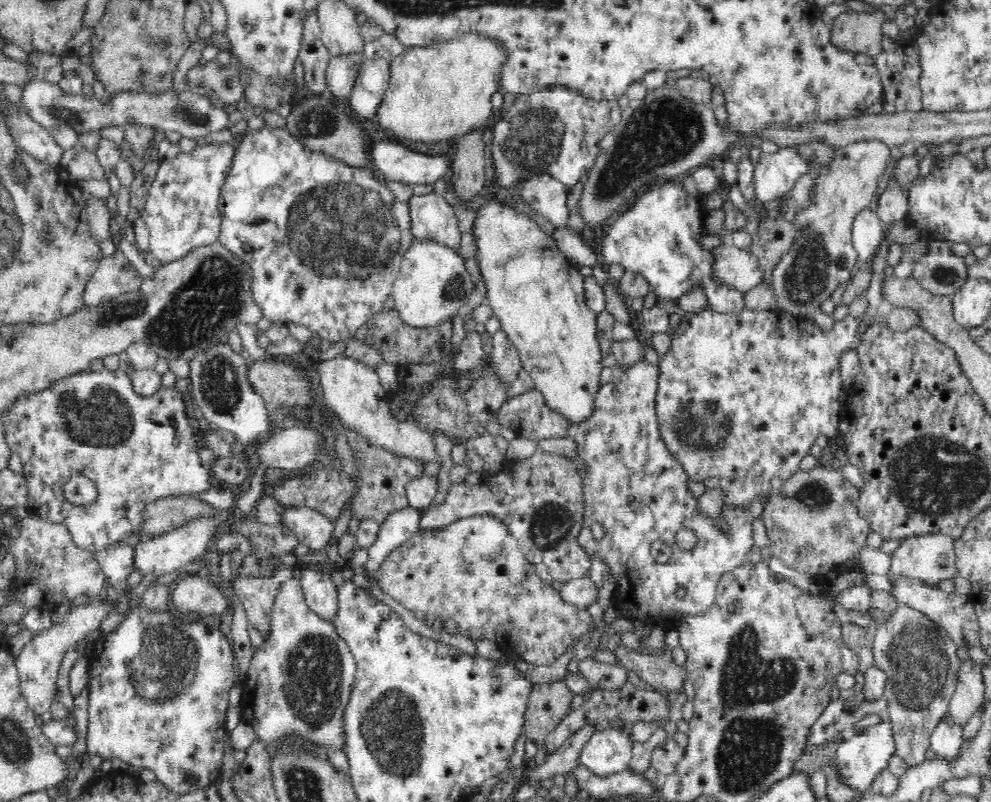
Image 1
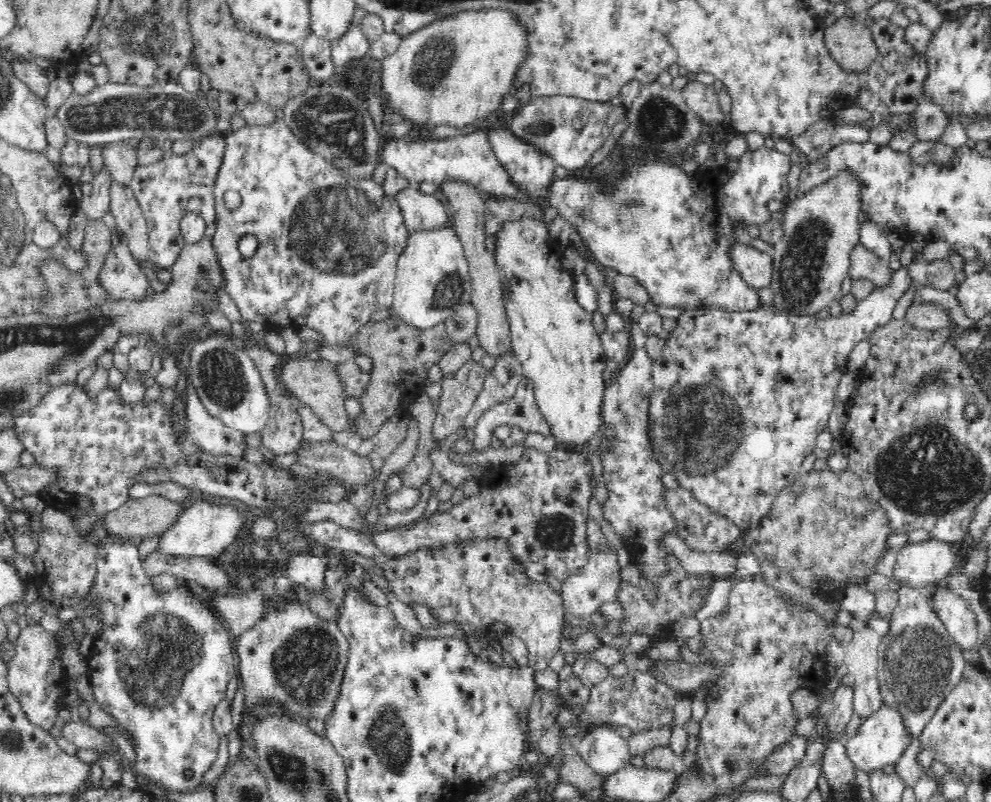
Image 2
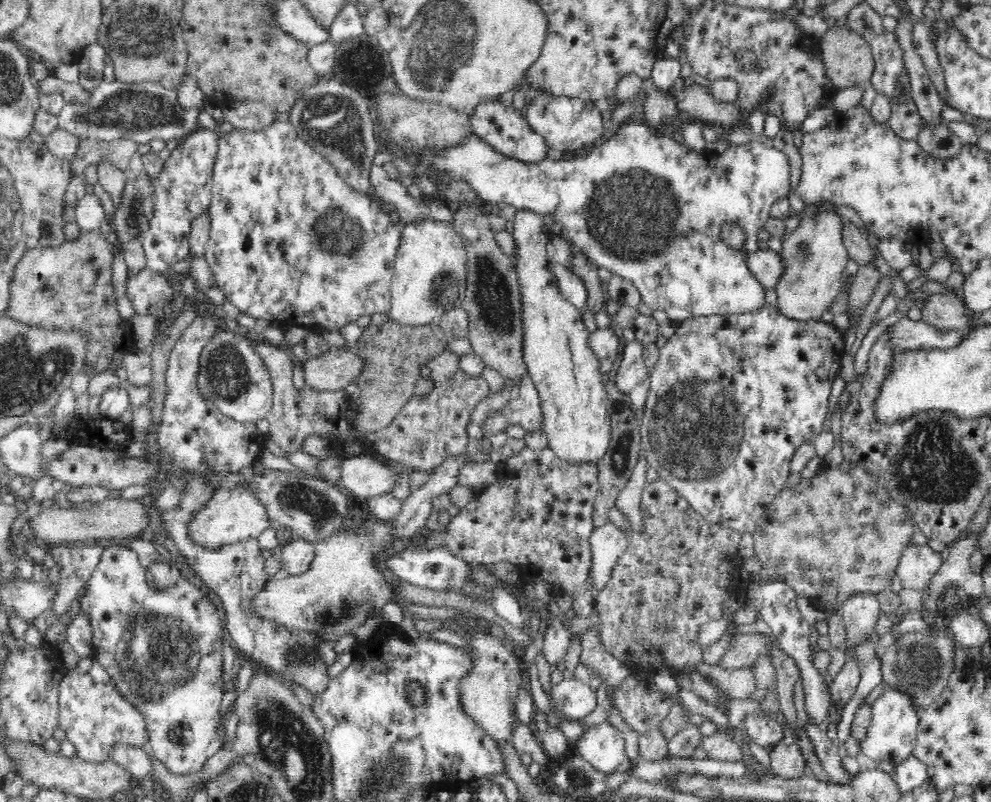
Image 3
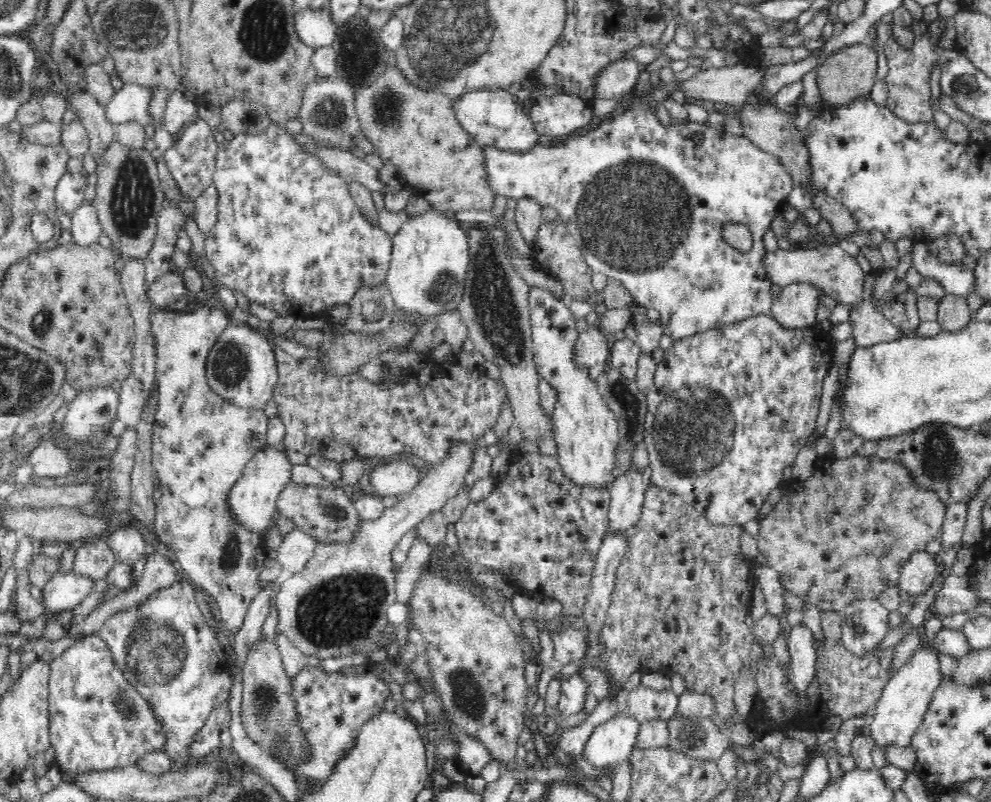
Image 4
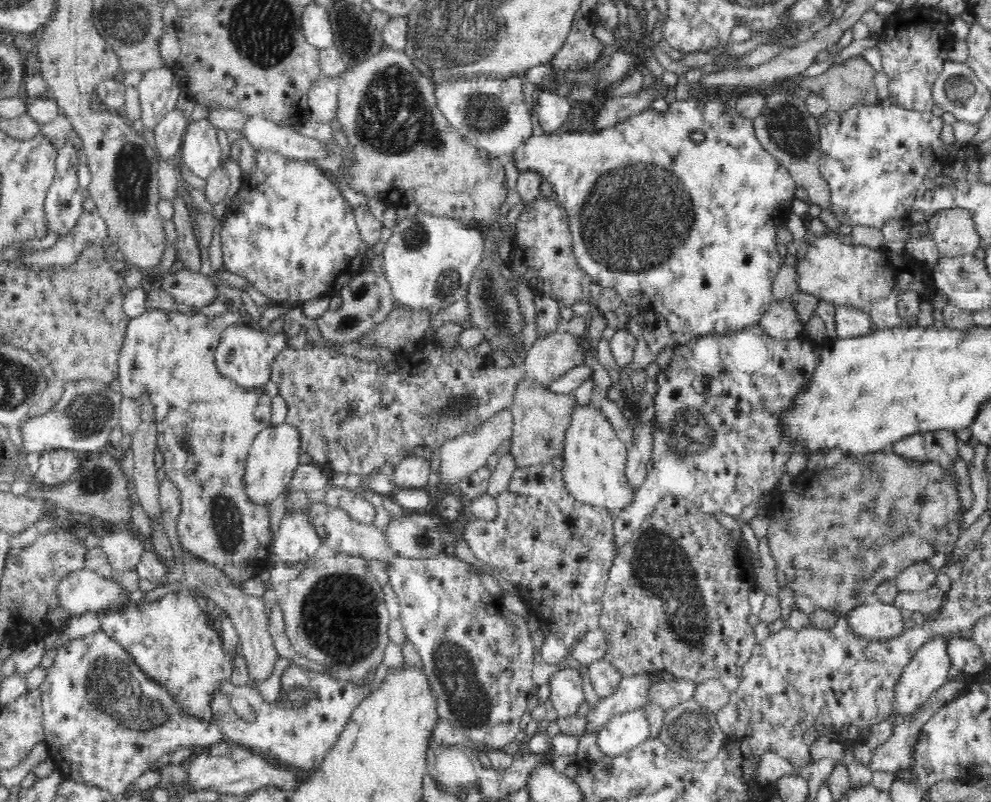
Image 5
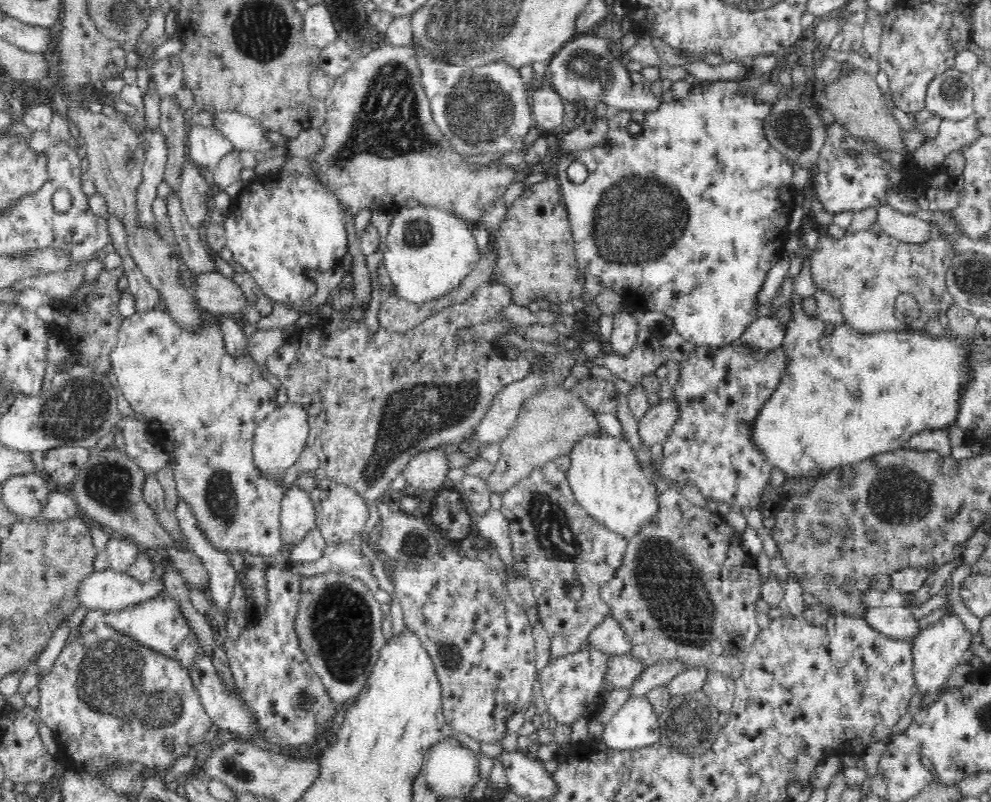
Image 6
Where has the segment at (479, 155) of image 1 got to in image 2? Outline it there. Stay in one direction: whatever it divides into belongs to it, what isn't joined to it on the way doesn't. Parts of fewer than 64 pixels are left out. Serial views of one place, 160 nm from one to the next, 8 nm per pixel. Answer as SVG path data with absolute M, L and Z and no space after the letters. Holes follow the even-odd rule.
M449 184L444 189L452 210L451 220L454 220L455 231L458 233L464 255L468 259L469 275L471 276L470 304L478 314L476 323L476 336L481 350L492 358L502 358L513 350L512 337L508 310L506 309L506 294L508 285L504 280L504 273L498 267L498 261L494 257L494 252L488 250L486 246L486 212L484 205L485 197L468 185Z

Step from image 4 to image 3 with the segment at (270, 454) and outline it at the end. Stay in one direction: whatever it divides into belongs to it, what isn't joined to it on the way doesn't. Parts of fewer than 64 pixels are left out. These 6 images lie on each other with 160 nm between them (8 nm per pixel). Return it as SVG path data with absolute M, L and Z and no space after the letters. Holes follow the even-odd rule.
M242 479L233 487L226 485L217 489L206 509L200 512L197 520L190 526L190 532L195 542L209 548L222 548L224 544L258 540L260 534L272 525L265 505L256 493L256 487L248 483L248 479Z

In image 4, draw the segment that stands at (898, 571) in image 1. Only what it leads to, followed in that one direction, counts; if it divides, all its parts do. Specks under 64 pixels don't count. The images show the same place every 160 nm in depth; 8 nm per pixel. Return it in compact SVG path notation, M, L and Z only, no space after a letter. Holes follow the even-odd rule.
M926 551L915 553L904 565L897 586L910 597L924 594L937 578L934 557Z

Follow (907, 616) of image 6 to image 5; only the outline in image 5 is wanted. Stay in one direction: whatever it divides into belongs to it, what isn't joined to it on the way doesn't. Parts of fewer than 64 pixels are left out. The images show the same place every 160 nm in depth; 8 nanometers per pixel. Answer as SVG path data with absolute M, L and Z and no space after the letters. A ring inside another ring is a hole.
M864 598L847 615L850 627L870 640L888 640L900 636L905 630L904 616L894 605Z

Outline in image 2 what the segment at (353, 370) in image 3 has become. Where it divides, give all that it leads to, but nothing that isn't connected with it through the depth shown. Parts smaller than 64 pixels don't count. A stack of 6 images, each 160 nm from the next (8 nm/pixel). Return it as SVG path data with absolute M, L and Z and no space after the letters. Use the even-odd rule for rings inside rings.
M286 359L281 367L281 380L293 398L298 398L308 405L314 414L334 432L344 431L348 424L348 413L344 405L346 393L339 373L341 363L322 360Z

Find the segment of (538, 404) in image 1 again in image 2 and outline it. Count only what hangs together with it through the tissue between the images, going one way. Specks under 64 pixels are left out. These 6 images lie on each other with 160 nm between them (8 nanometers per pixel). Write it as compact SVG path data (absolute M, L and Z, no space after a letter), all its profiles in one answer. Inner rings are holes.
M523 374L511 399L485 410L473 428L472 452L490 448L498 426L517 426L526 433L549 435L548 423L539 411L533 392L533 383Z

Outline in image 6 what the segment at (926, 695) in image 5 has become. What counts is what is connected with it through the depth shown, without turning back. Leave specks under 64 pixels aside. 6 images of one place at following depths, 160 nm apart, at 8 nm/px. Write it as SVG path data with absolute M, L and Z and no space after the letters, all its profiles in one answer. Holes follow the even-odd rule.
M947 610L938 622L931 623L926 630L922 630L911 642L909 653L918 690L922 693L934 692L944 686L952 669L967 660L966 650L970 644L972 632L956 614Z

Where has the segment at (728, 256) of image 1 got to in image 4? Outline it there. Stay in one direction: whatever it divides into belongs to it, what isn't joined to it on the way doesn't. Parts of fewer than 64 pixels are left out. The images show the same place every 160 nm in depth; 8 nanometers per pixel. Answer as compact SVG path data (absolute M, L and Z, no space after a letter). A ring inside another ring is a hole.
M831 239L827 241L827 243L818 243L817 245L810 245L809 247L806 244L803 244L802 246L793 246L789 250L782 250L782 249L776 249L775 251L768 251L765 256L765 263L766 263L766 269L768 269L768 275L770 275L770 280L772 281L772 284L780 285L780 286L788 286L789 284L809 284L810 286L813 286L814 288L817 288L822 295L828 296L828 298L832 298L834 302L837 302L838 305L844 305L844 306L855 306L859 305L863 302L864 298L866 298L866 290L868 290L868 286L866 286L866 272L858 266L858 262L854 257L850 256L846 250L842 250L840 246L838 245L838 242Z

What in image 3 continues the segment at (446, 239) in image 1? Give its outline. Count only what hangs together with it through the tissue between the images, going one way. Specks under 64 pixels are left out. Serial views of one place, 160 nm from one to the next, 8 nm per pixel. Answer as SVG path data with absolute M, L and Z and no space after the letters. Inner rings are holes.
M370 166L370 185L374 195L382 198L398 212L400 225L424 217L434 220L454 221L454 208L441 201L429 202L428 199L412 197L407 187L399 180L391 180L381 166Z

